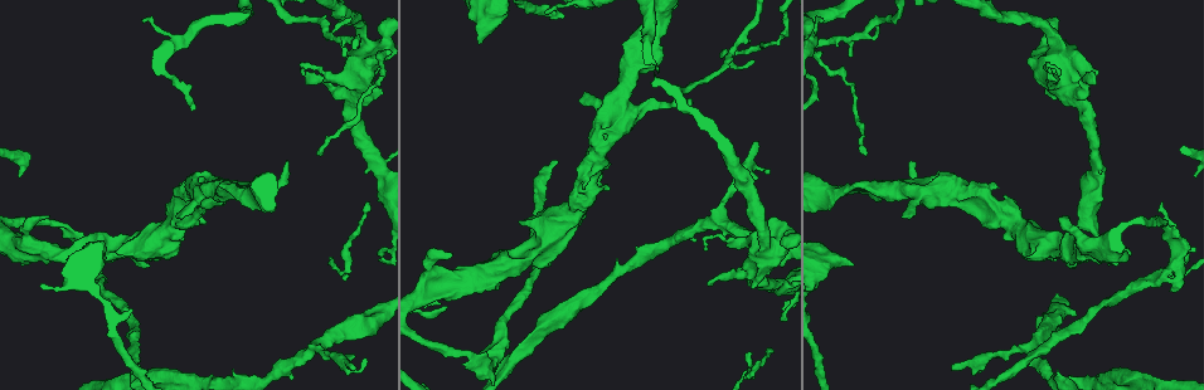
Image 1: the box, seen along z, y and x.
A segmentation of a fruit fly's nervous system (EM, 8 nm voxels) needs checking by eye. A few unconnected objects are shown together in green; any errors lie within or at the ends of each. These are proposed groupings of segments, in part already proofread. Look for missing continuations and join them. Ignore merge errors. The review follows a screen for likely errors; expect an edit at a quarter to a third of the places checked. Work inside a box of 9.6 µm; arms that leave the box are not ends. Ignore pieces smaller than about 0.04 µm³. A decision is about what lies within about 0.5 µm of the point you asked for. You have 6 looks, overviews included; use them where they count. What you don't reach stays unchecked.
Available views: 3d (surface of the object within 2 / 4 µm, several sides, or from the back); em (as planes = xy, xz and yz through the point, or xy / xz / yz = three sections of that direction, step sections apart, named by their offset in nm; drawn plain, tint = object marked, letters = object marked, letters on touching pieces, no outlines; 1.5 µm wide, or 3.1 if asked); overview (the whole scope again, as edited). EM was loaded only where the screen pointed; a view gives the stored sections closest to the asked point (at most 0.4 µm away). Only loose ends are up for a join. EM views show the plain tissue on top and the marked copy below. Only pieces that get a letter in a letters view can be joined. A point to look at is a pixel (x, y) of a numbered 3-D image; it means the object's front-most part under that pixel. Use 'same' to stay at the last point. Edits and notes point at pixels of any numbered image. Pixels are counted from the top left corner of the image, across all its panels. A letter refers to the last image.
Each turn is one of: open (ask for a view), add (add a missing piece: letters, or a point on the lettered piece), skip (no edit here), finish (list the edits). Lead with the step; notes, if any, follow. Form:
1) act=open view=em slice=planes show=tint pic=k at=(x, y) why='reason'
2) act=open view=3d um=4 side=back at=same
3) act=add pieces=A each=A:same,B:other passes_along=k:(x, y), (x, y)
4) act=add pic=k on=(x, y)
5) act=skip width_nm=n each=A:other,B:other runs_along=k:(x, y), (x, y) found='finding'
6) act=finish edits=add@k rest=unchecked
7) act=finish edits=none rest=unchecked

act=open view=em slice=planes show=letters pic=1 at=(1168, 242)

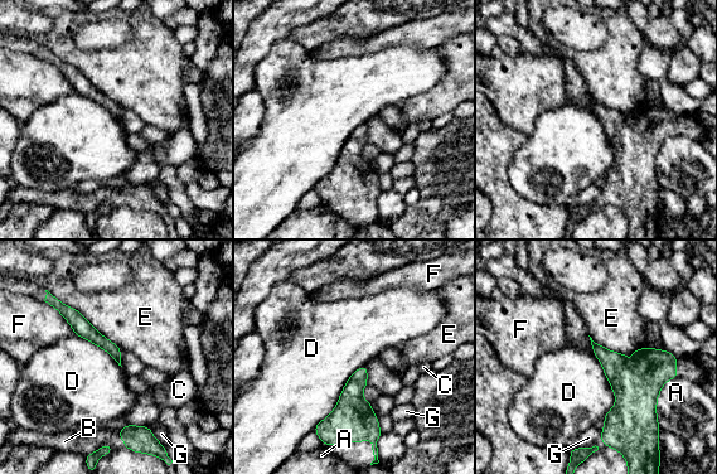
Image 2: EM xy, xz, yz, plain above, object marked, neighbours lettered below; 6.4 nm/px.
act=skip each=A:other,B:other,C:other,D:other,E:other,F:other,G:other runs_along=2:(56, 303), (117, 357) found='none of them fits'

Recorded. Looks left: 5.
act=open view=em slice=xy step=4 show=tint pic=1 at=(953, 368) why='free end'

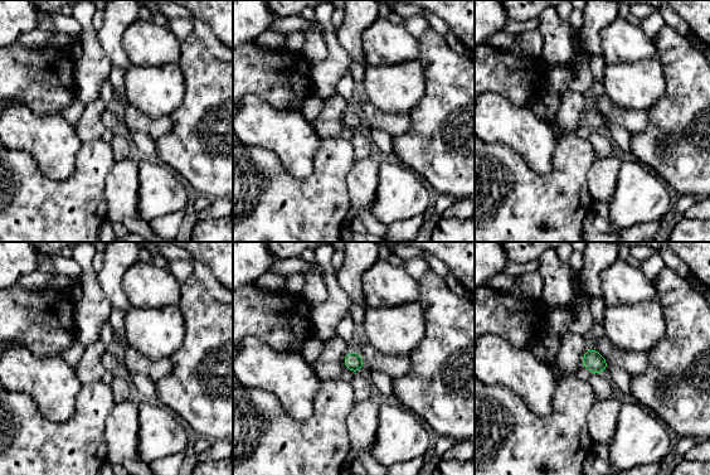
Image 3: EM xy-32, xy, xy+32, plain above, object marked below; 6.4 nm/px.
act=open view=em slice=planes show=letters at=same why='cut it another way'

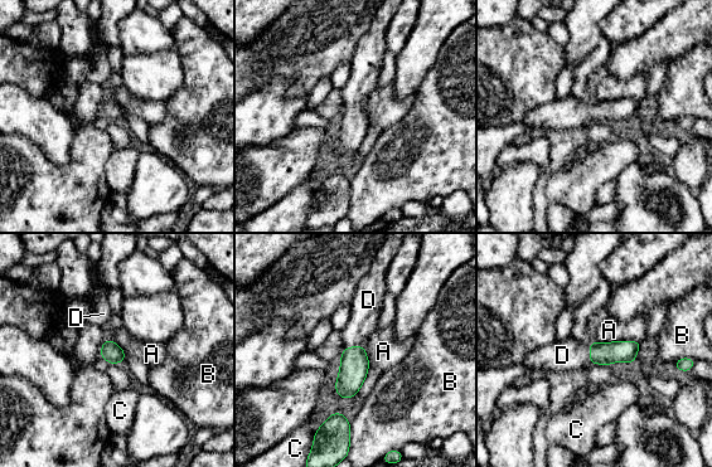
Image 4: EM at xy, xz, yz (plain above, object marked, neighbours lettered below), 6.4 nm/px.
act=add pieces=D each=A:other,B:other,C:other,D:same found='it goes on there'

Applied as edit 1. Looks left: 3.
act=open view=overview

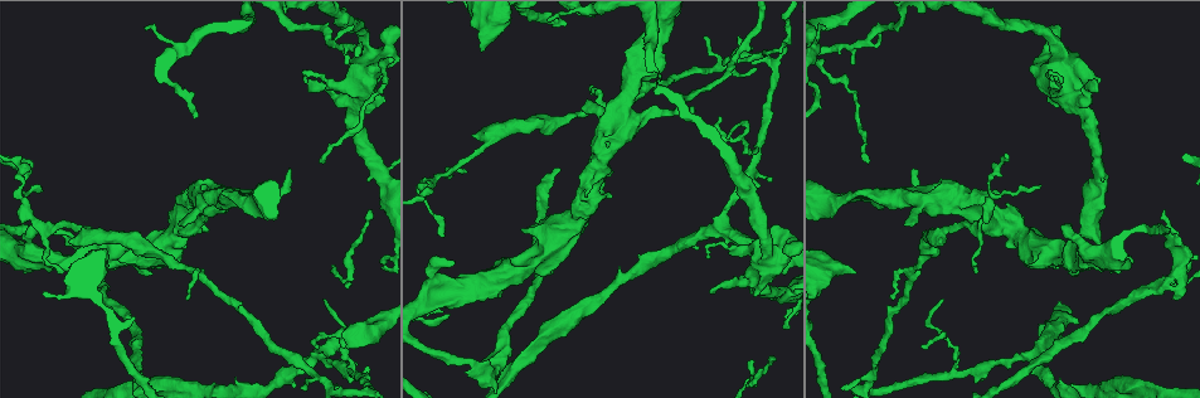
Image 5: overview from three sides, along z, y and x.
act=open view=em slice=xy step=8 show=tint pic=5 at=(786, 319) why='tapers out'

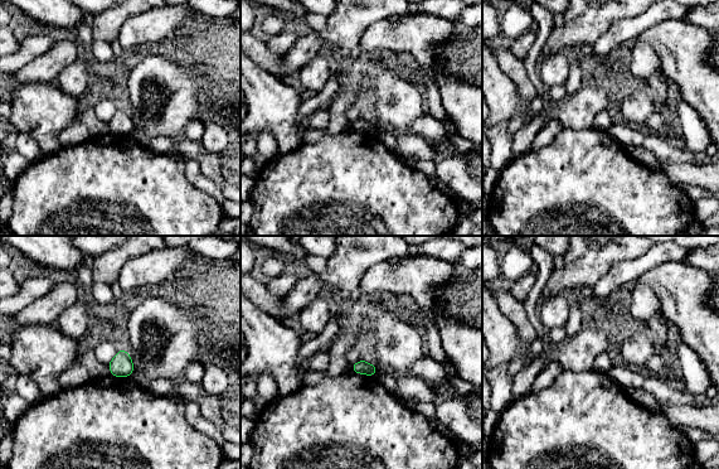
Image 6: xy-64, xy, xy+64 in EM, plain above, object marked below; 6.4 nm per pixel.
act=open view=em slice=planes show=letters at=same why='another direction'

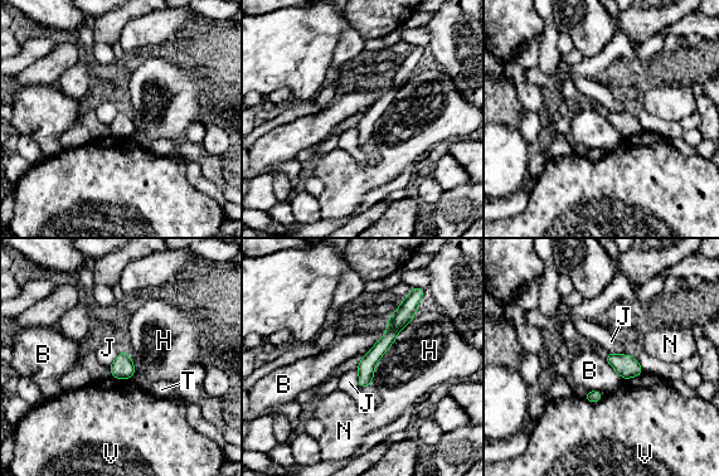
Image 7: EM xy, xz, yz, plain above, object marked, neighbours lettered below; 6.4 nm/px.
act=skip longest_contact=H:500nm each=B:other,H:other,J:other,N:other,T:other,V:other border=7:(385, 331), (363, 355) found='no lettered piece goes on from it'

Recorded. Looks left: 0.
act=finish edits=add@4 rest=unchecked

